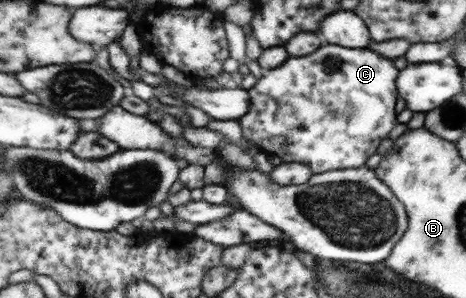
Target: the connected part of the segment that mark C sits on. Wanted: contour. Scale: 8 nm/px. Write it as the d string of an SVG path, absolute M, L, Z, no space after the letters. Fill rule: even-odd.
M338 44L323 45L307 56L290 57L279 67L264 71L261 79L247 90L250 111L241 120L235 120L240 122L242 135L247 140L267 155L279 156L282 163L303 164L315 174L361 167L371 155L375 155L379 143L389 137L397 123L397 73L393 60L368 48L345 49Z

